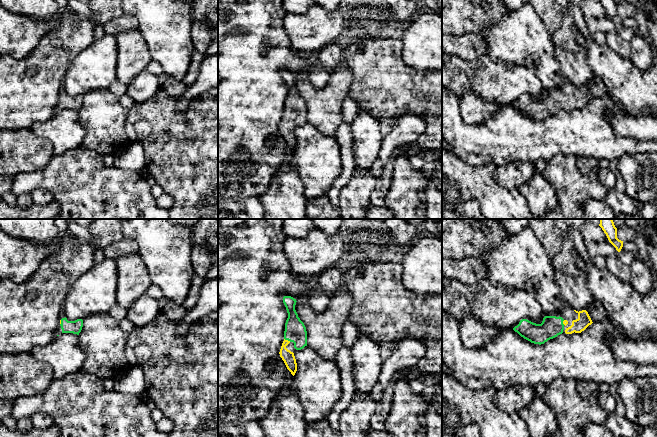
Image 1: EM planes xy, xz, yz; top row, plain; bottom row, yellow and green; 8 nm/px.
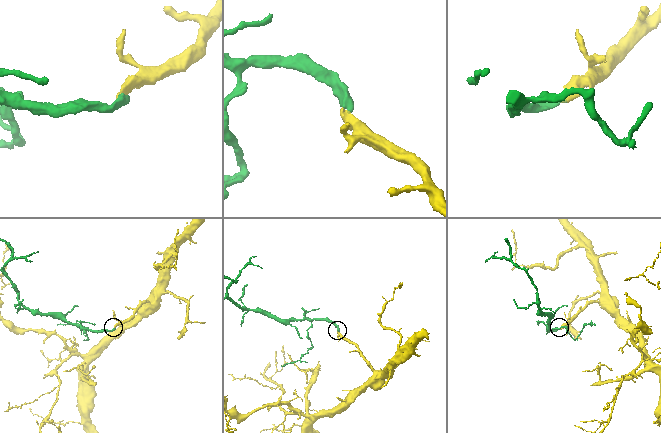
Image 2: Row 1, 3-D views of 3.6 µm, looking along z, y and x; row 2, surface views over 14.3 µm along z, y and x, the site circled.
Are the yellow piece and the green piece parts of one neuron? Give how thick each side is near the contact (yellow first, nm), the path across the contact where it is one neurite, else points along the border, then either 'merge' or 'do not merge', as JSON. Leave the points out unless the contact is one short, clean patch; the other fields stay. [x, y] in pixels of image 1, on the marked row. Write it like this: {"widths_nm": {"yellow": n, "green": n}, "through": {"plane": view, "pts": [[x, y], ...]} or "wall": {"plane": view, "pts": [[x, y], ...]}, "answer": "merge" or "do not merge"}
{"widths_nm": {"yellow": 100, "green": 180}, "through": {"plane": "xz", "pts": [[287, 356], [287, 340], [295, 331]]}, "answer": "merge"}

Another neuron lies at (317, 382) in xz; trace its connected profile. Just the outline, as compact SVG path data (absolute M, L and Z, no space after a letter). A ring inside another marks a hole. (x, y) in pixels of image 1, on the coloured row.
M308 346L294 353L297 371L288 389L301 402L306 425L328 416L342 395L341 371L336 362L325 359Z

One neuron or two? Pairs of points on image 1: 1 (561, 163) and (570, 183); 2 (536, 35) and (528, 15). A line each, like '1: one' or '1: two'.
1: one
2: one

